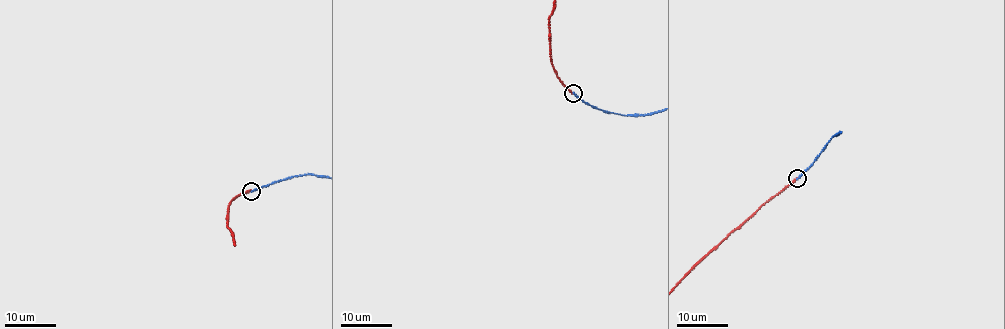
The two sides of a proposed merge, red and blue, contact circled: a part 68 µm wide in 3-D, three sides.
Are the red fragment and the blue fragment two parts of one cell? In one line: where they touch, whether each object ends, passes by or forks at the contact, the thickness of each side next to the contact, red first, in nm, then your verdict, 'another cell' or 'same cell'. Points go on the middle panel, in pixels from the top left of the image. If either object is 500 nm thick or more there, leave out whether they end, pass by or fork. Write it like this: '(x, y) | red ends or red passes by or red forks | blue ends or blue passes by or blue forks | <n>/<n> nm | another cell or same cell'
(573, 93) | red ends | blue ends | 170/190 nm | another cell

